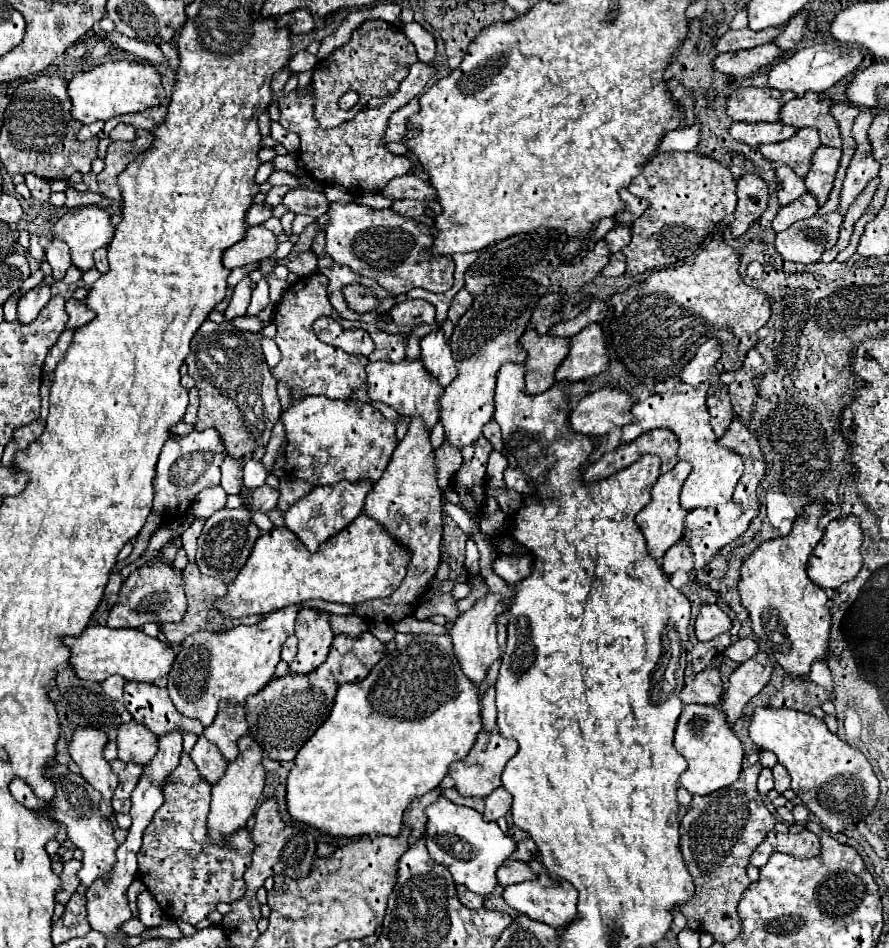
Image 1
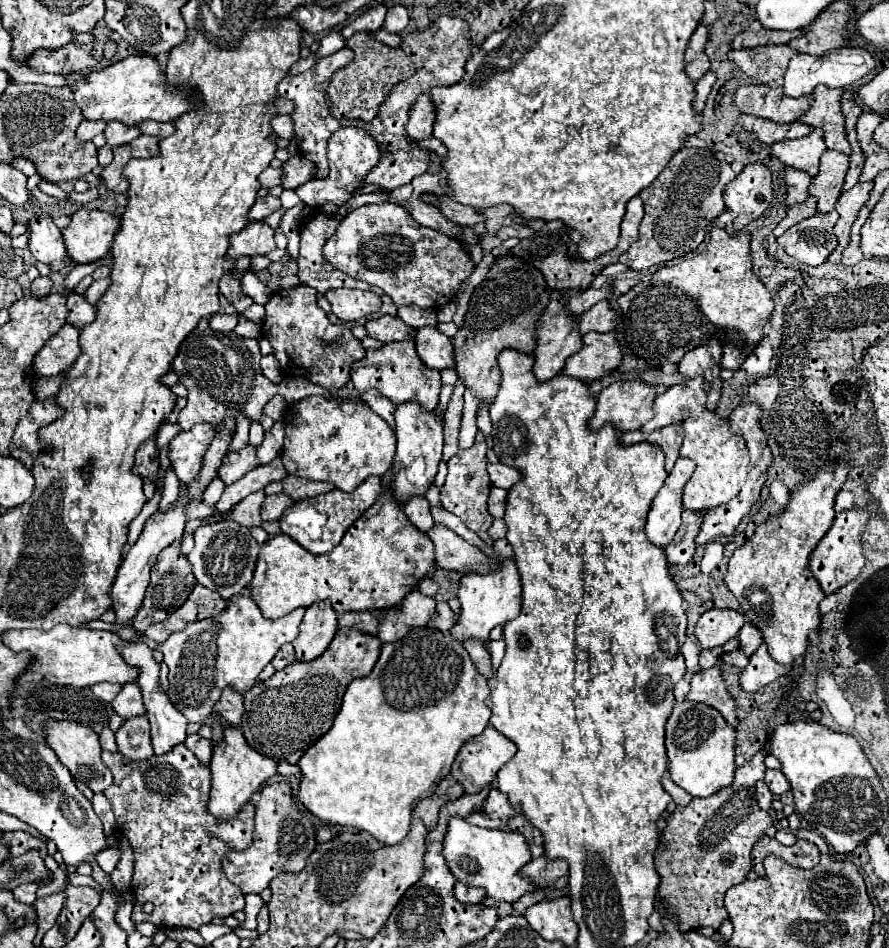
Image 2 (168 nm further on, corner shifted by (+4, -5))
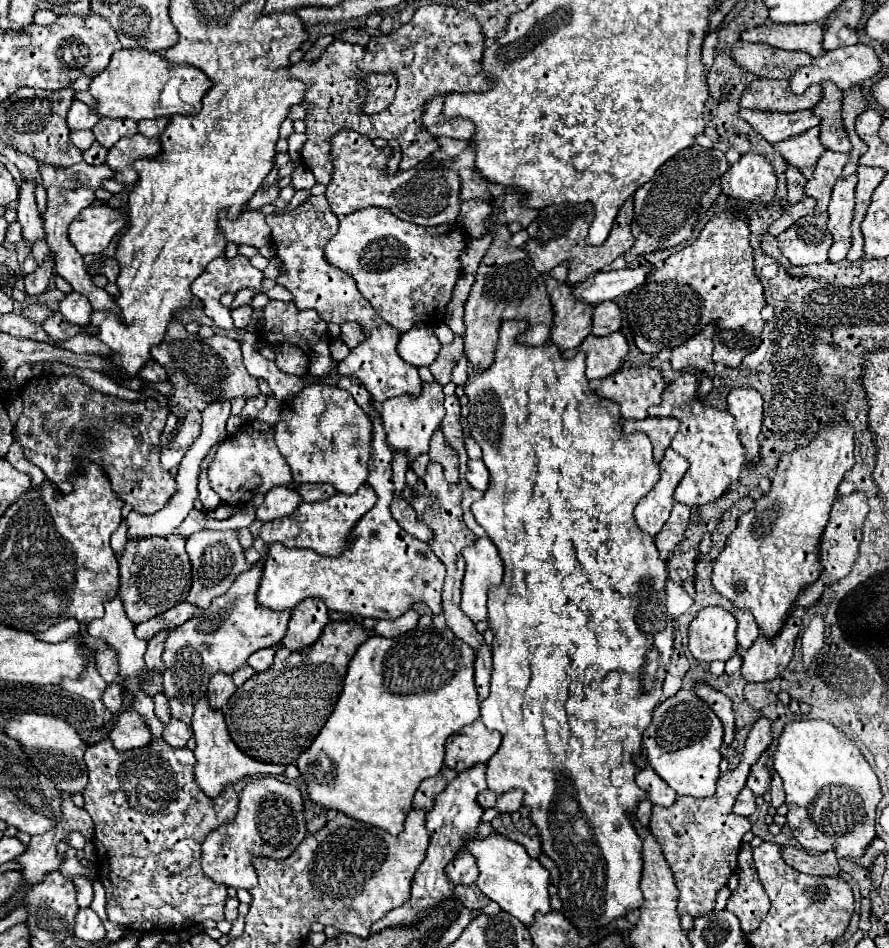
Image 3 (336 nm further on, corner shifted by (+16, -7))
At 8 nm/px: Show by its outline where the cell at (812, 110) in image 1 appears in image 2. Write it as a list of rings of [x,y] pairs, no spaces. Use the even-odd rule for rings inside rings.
[[[824,85],[816,87],[812,93],[812,107],[808,107],[804,115],[800,115],[800,123],[808,123],[810,127],[822,129],[826,147],[848,155],[850,143],[846,141],[844,117],[840,113],[840,95],[842,89],[828,89]]]

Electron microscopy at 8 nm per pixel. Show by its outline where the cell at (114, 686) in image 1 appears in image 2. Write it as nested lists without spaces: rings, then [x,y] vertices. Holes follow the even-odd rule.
[[[96,683],[96,685],[92,685],[92,693],[106,703],[110,703],[120,693],[120,689],[122,689],[122,685],[118,685],[118,683]]]

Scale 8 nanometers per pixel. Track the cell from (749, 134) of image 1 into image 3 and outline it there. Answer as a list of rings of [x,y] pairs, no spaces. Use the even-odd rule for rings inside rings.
[[[742,109],[740,117],[746,119],[772,145],[790,139],[794,135],[800,135],[814,125],[820,125],[820,117],[816,117],[812,109],[800,113],[772,113],[772,111]]]

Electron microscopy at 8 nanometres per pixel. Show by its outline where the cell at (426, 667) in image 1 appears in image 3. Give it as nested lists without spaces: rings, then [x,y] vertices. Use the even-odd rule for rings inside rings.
[[[414,627],[406,635],[394,639],[372,635],[352,657],[336,707],[312,747],[300,755],[298,769],[306,779],[308,795],[314,803],[398,835],[404,829],[404,819],[412,809],[418,785],[424,779],[438,775],[444,765],[446,739],[474,723],[478,717],[474,649],[460,641],[452,629]],[[400,689],[420,691],[400,693]]]

